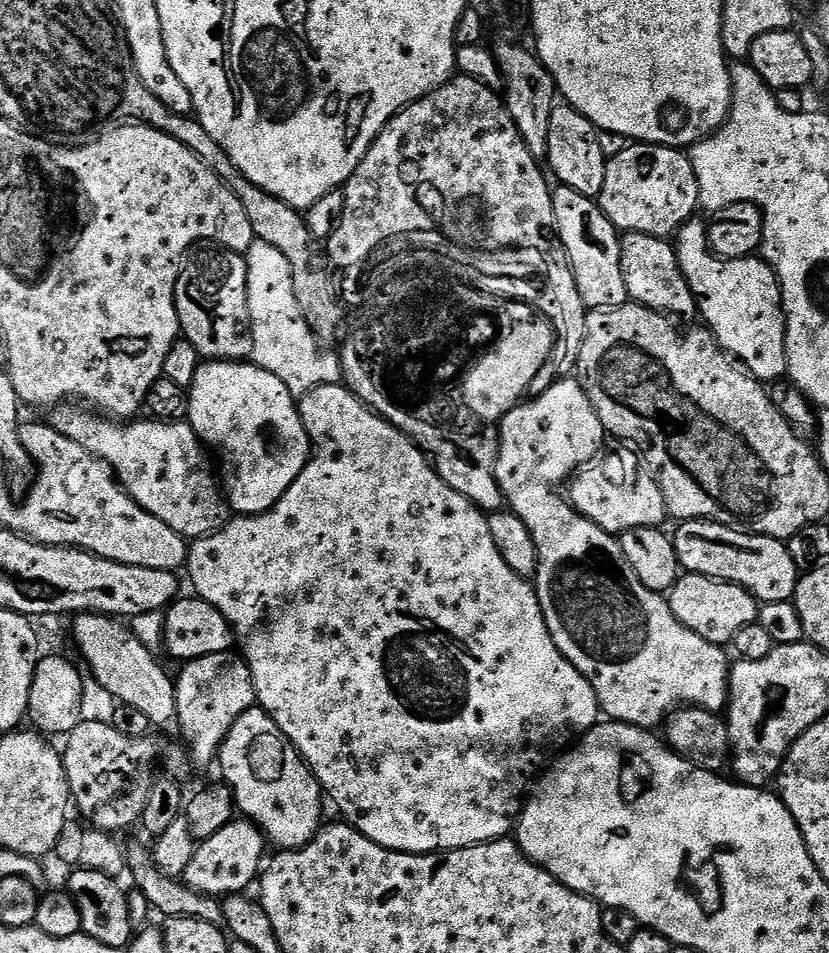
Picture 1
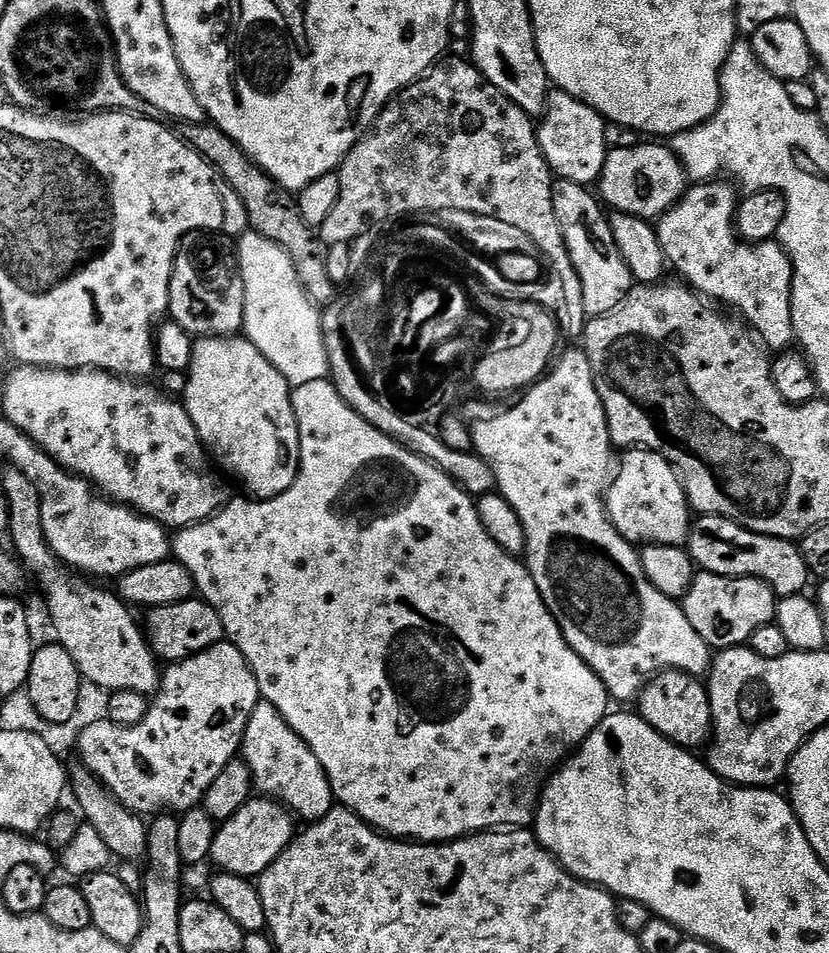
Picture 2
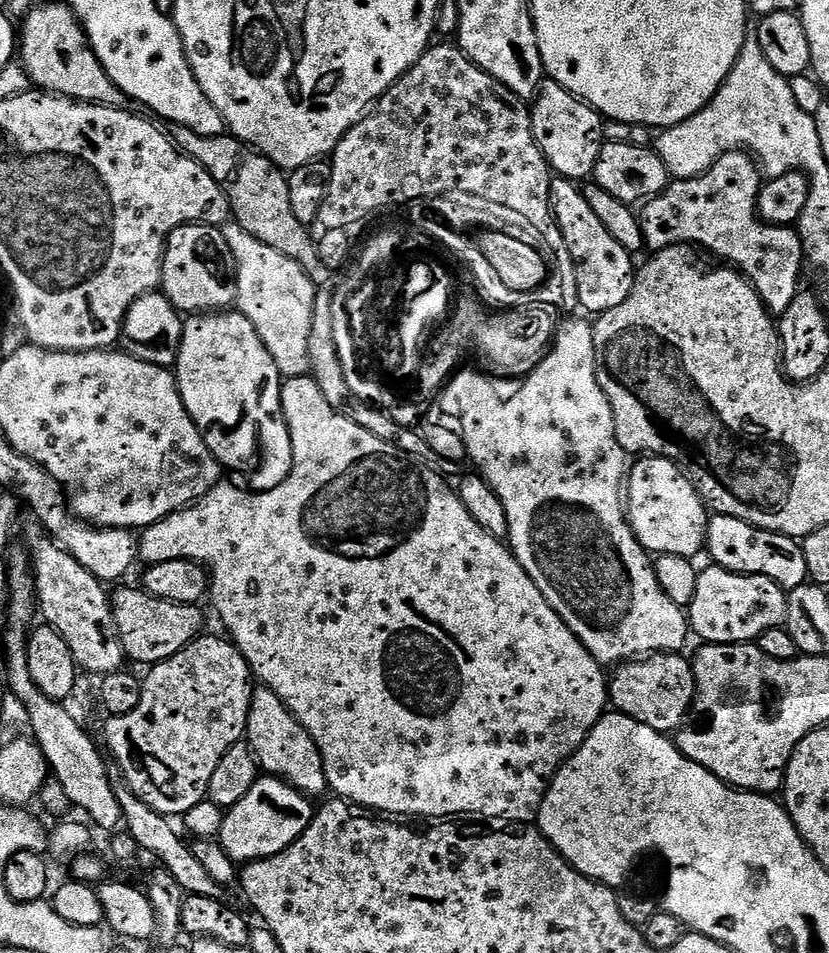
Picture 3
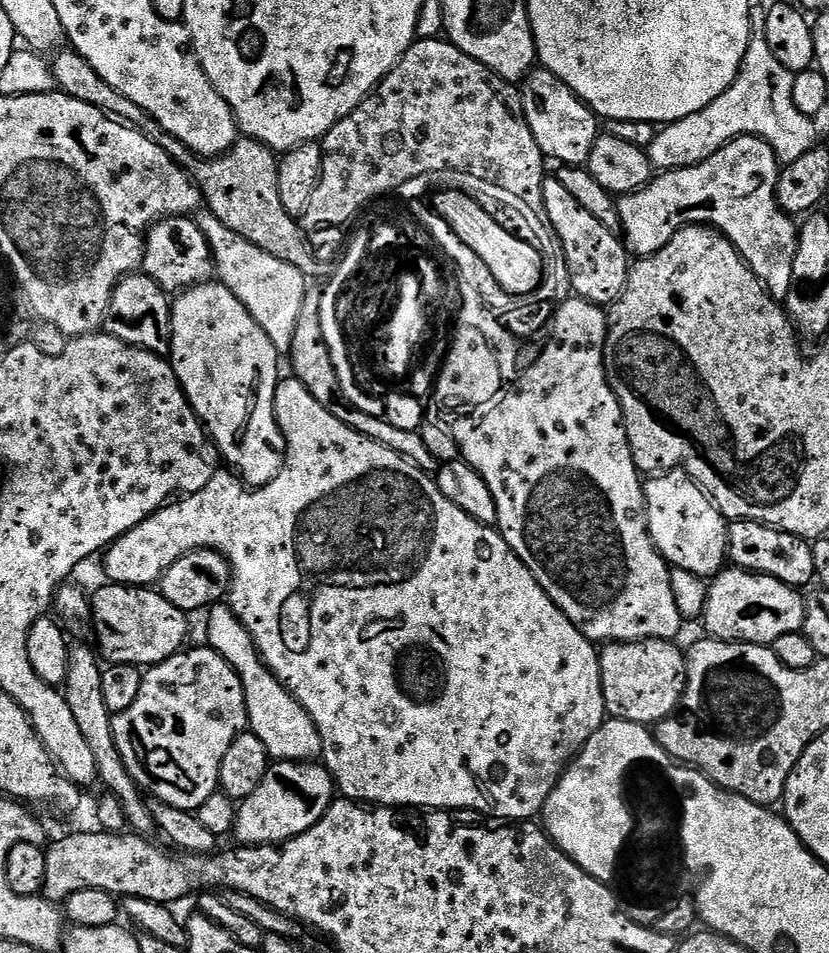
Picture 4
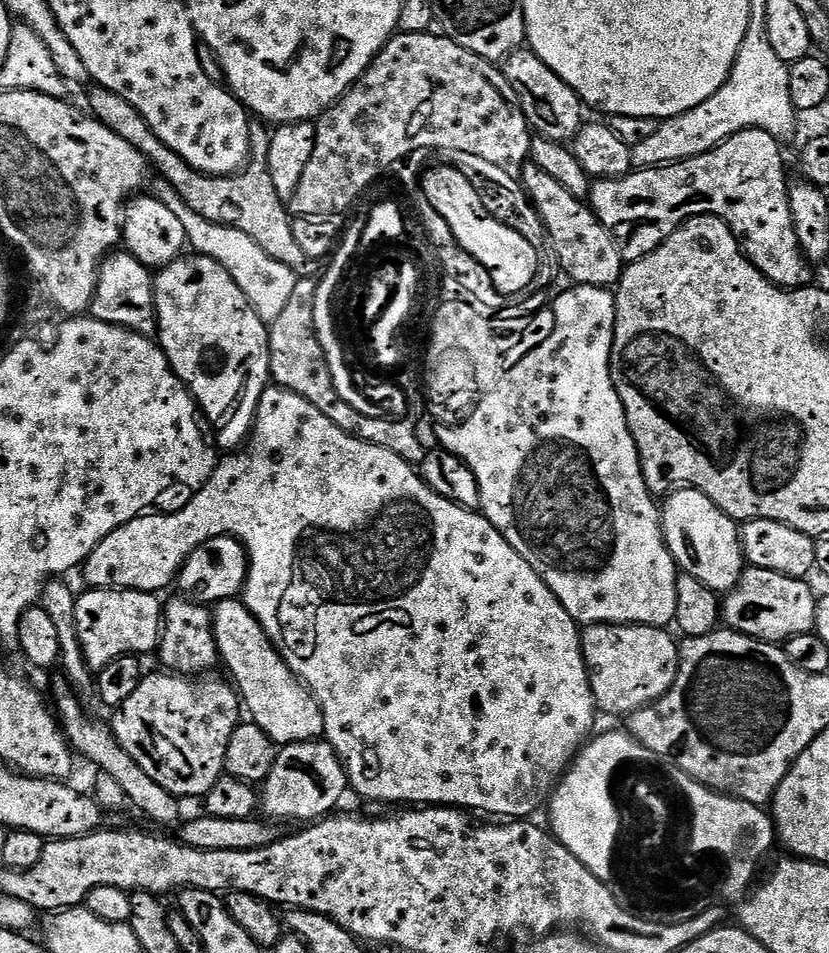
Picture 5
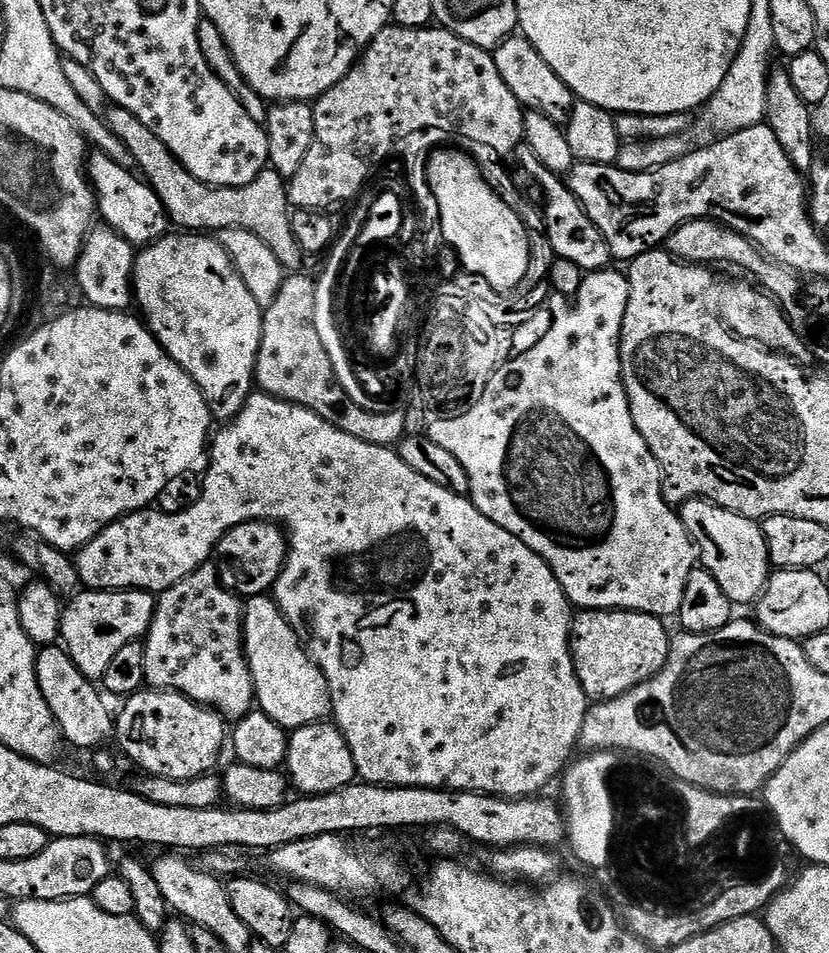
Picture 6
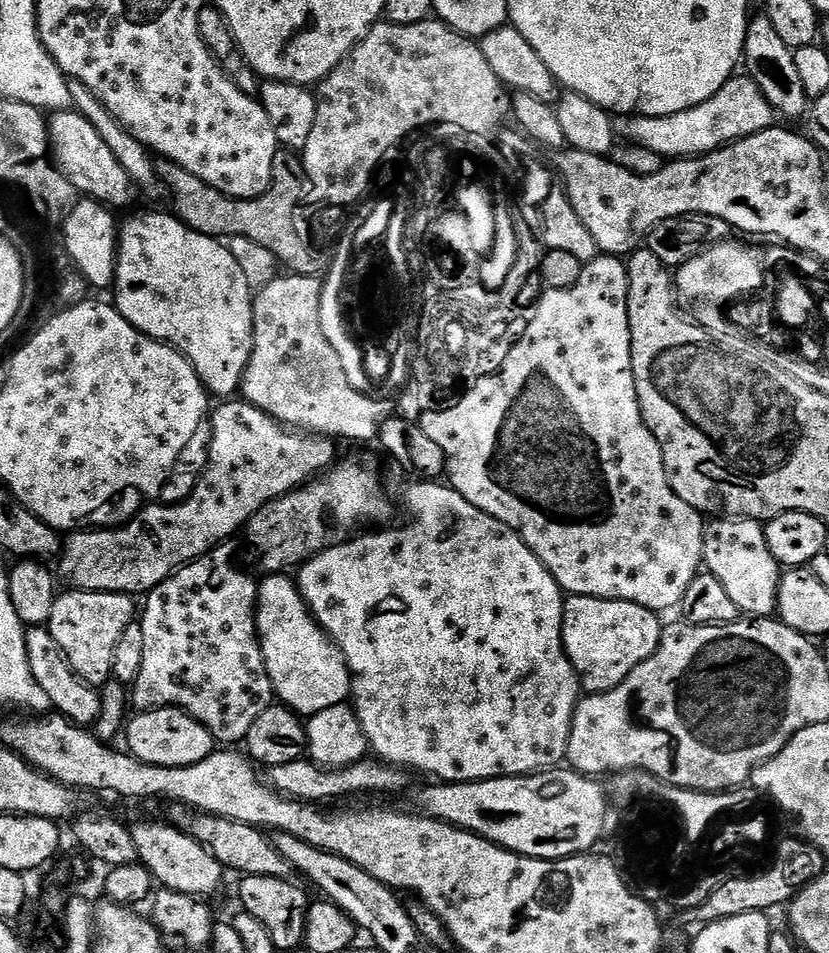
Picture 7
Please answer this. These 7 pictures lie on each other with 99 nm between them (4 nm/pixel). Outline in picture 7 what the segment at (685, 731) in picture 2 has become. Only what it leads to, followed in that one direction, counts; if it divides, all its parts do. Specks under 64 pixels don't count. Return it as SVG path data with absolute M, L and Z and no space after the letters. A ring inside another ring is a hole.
M569 595L562 614L562 642L585 693L614 690L660 645L661 617L646 606L625 600Z

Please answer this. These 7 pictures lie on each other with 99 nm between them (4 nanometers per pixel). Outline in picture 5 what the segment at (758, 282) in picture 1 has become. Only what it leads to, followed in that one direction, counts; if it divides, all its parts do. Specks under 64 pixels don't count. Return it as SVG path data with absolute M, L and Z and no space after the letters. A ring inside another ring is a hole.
M747 128L701 156L658 168L633 170L616 180L595 181L590 188L590 207L614 238L625 262L650 254L691 216L722 218L739 240L741 251L767 280L781 290L796 290L799 289L796 287L804 286L811 280L812 272L794 233L788 194L790 180L784 177L784 156L780 148L781 141L766 130Z

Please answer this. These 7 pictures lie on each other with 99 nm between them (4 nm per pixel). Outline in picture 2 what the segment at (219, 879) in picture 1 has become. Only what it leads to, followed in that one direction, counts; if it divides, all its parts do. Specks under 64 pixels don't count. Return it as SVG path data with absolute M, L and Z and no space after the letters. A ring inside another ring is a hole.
M267 798L249 799L248 803L242 806L242 810L238 810L238 814L217 827L212 843L211 863L216 863L215 867L221 872L259 878L268 869L270 862L274 862L274 858L278 858L278 854L282 854L282 850L286 850L292 843L292 823L292 813L276 801Z

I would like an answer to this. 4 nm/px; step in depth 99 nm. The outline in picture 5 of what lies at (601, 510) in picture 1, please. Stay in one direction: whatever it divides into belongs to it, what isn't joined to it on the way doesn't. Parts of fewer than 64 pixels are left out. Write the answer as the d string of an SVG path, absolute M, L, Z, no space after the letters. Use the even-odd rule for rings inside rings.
M687 486L677 488L663 501L660 524L664 528L664 541L668 544L670 554L676 560L676 567L681 573L698 578L698 582L702 582L718 594L727 594L736 587L746 567L744 551L740 545L740 528L737 521L719 509L709 496L696 488Z

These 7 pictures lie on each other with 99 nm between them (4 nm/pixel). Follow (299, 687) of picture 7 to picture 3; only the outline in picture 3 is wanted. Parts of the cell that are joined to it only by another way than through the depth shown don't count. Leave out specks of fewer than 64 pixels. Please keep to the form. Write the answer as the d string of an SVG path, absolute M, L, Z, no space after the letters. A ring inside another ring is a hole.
M260 686L253 691L246 743L256 755L256 763L267 775L283 780L309 798L317 798L329 791L322 754L314 738L310 738L308 731L297 722L292 711L284 705L282 698L278 698L278 694L274 694L274 690Z

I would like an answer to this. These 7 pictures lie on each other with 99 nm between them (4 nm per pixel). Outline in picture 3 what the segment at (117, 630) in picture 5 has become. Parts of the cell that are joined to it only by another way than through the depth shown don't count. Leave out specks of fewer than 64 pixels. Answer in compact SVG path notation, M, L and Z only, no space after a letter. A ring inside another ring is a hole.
M139 587L136 588L120 588L110 596L116 629L124 647L124 655L129 661L137 660L143 666L160 664L178 654L205 631L204 616L197 605L156 600Z

